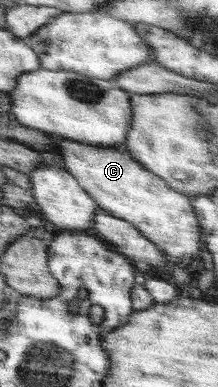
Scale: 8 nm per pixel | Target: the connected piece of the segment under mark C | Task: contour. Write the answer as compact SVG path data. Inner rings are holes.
M69 139L60 144L56 150L63 157L64 168L77 178L81 188L89 194L89 197L93 198L101 210L133 224L149 241L162 248L172 263L184 266L201 258L202 229L193 204L191 204L190 196L173 189L162 177L143 167L125 150L93 144L82 145Z

